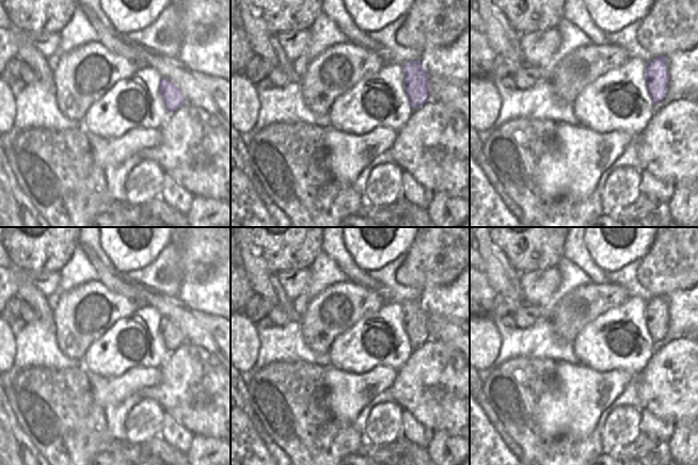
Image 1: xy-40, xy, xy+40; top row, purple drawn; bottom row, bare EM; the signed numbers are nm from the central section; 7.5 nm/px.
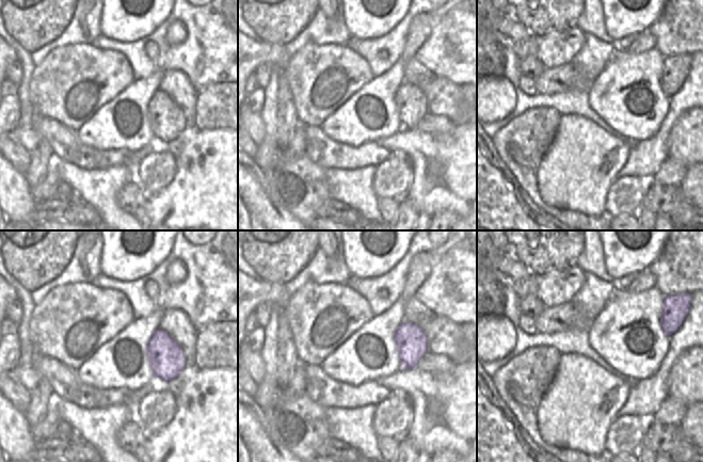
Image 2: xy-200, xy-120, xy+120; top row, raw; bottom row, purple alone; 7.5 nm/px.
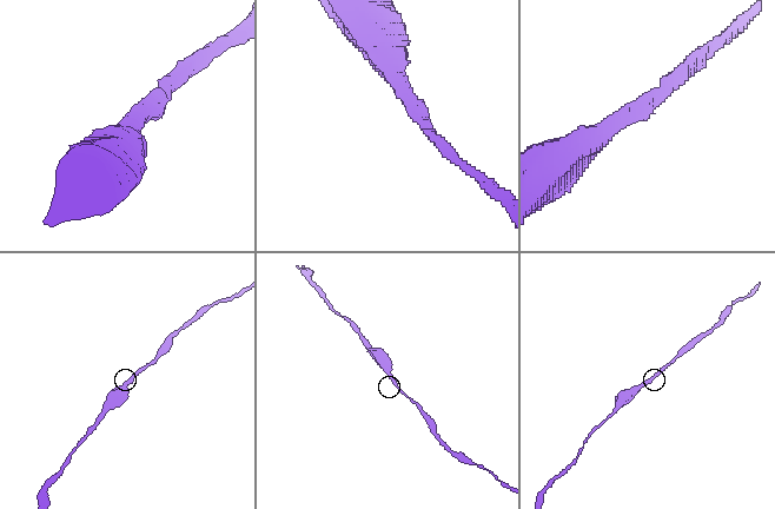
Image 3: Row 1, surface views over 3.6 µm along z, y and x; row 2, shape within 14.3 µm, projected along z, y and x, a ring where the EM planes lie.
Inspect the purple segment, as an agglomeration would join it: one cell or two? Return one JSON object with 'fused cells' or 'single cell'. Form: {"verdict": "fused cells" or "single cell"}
{"verdict": "single cell"}

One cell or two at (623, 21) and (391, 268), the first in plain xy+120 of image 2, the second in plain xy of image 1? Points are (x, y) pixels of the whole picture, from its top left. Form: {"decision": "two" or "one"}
{"decision": "two"}

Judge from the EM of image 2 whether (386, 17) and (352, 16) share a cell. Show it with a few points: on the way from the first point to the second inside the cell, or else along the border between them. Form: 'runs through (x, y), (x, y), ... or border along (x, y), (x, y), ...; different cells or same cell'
runs through (378, 17), (361, 16); same cell

